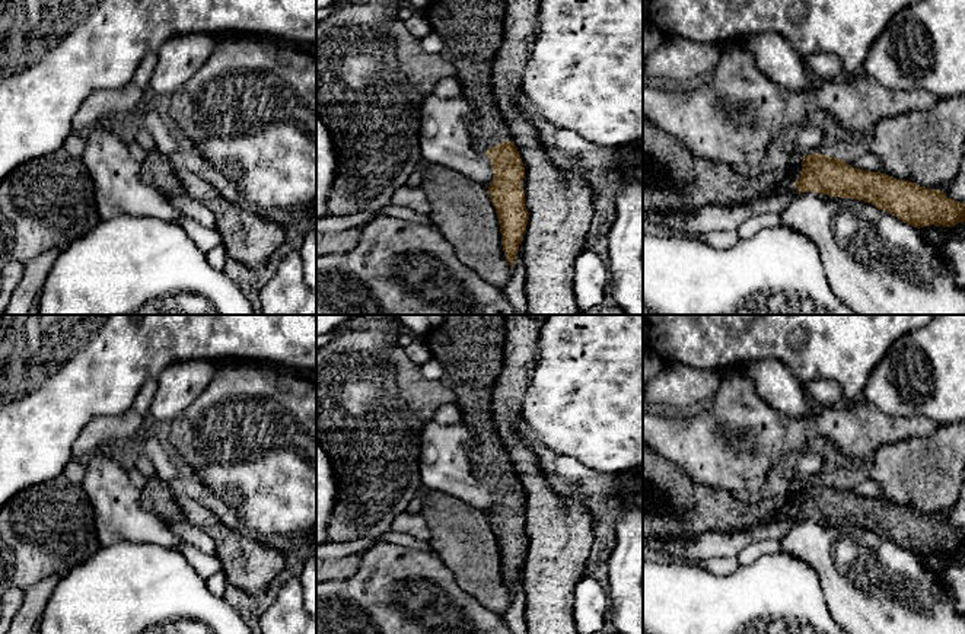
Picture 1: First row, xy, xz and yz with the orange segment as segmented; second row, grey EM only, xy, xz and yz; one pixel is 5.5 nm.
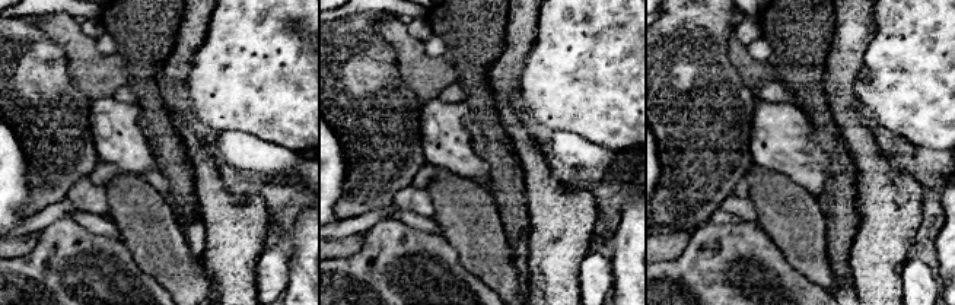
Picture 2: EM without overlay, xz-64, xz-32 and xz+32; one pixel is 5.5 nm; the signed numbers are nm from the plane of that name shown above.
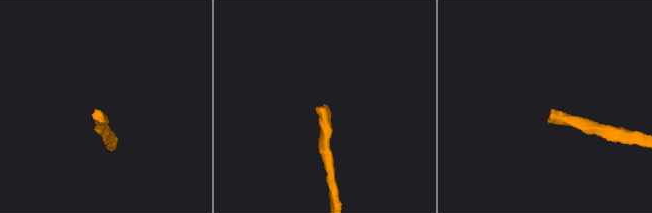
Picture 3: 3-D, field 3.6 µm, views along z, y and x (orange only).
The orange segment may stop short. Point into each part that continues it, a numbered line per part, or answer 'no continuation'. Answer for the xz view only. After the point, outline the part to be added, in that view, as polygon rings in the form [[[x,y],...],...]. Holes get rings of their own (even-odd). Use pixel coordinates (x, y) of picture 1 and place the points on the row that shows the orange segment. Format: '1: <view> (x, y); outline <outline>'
1: xz (473, 29); outline [[[436,0],[426,10],[427,19],[443,41],[442,57],[453,67],[453,76],[462,86],[462,98],[469,105],[469,127],[472,138],[482,152],[509,140],[512,131],[504,122],[491,87],[491,63],[503,41],[506,0]]]

